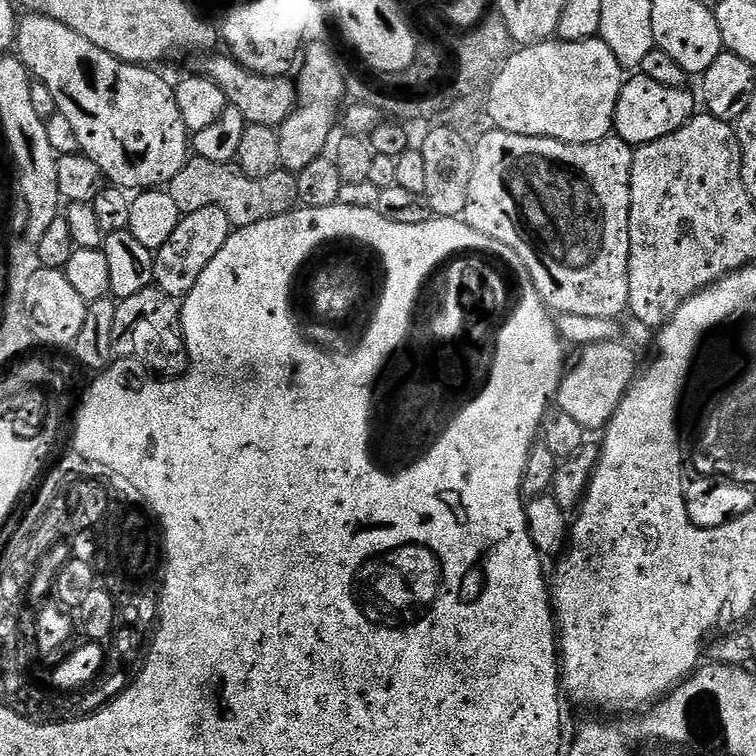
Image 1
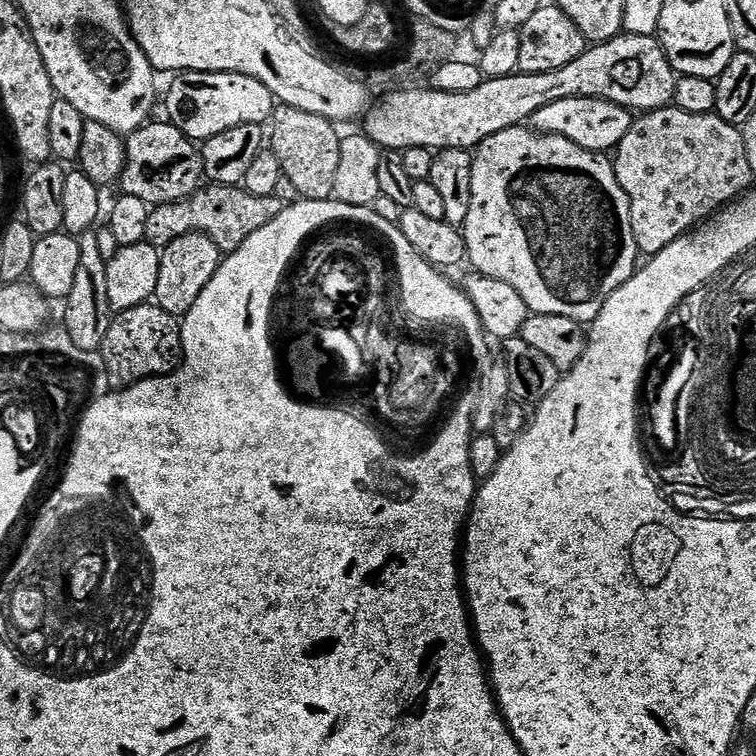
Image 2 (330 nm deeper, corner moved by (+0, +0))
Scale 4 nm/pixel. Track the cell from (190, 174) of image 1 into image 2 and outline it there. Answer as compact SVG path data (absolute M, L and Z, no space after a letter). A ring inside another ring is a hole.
M209 183L207 186L201 187L200 191L194 193L189 200L155 205L148 214L144 239L147 243L153 244L155 248L162 250L166 246L170 246L170 242L174 242L174 238L182 238L191 232L200 232L204 236L209 236L220 247L221 253L227 254L238 250L238 246L242 246L242 242L246 242L246 238L250 238L250 234L254 234L254 230L262 230L262 226L266 226L274 218L278 218L278 214L282 214L284 208L285 204L276 195L250 194L243 186Z

